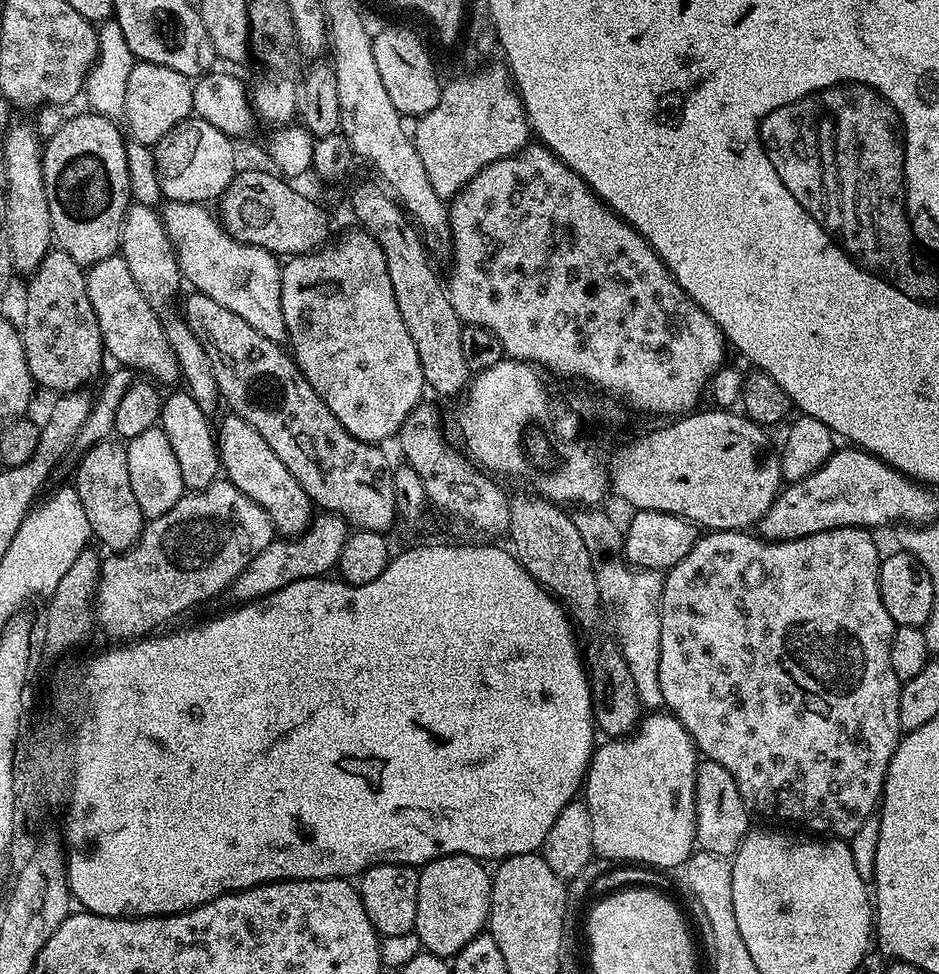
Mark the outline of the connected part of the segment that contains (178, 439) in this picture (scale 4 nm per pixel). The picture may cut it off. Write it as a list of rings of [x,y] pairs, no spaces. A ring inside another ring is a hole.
[[[186,390],[172,392],[163,397],[160,405],[160,423],[158,427],[170,438],[170,447],[182,473],[185,489],[199,490],[210,486],[221,475],[220,449],[216,447],[216,432],[209,423],[209,415],[204,414],[194,398]]]

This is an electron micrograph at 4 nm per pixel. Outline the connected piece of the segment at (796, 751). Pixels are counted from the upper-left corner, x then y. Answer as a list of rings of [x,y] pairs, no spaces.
[[[831,528],[822,530],[818,534],[810,534],[806,538],[794,538],[793,540],[778,540],[769,542],[759,535],[753,536],[747,531],[739,532],[714,532],[709,531],[697,539],[696,544],[673,568],[667,569],[664,585],[662,586],[662,602],[660,603],[660,613],[662,614],[662,658],[658,662],[658,682],[662,686],[663,707],[671,715],[682,722],[682,726],[690,734],[690,738],[696,744],[697,753],[703,759],[718,762],[718,766],[726,766],[730,772],[730,778],[738,786],[738,794],[742,794],[744,805],[753,813],[760,816],[781,816],[784,820],[793,820],[796,824],[805,824],[808,828],[813,828],[816,834],[831,834],[836,838],[850,838],[862,826],[862,822],[873,819],[877,811],[880,798],[884,795],[884,779],[888,773],[888,763],[894,754],[894,750],[902,739],[902,729],[898,718],[898,702],[900,701],[900,690],[902,682],[894,674],[894,666],[890,666],[890,642],[895,634],[897,624],[890,618],[886,606],[880,597],[880,562],[882,552],[876,549],[876,544],[872,541],[873,533],[867,528]]]

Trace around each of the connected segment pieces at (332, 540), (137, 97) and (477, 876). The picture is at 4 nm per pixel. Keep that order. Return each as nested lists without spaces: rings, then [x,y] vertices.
[[[324,512],[313,519],[308,531],[291,538],[276,538],[262,550],[244,568],[244,573],[231,586],[230,595],[233,601],[247,602],[256,600],[259,596],[268,596],[271,592],[282,590],[282,586],[290,586],[290,582],[298,582],[306,578],[324,576],[337,567],[340,562],[342,546],[346,546],[350,535],[348,521],[335,512]]]
[[[133,63],[130,82],[126,82],[126,106],[122,117],[123,123],[128,123],[127,135],[137,144],[155,146],[175,124],[193,115],[192,90],[189,77],[178,74],[178,70],[170,70],[170,66]]]
[[[443,856],[419,869],[418,914],[414,933],[423,951],[441,958],[455,958],[476,936],[485,931],[492,901],[489,869],[472,856]]]

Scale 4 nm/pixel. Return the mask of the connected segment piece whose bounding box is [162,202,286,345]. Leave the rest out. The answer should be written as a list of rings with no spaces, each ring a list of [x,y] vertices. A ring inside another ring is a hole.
[[[168,202],[163,205],[162,219],[176,251],[181,277],[187,283],[189,280],[195,291],[214,298],[218,306],[234,310],[234,314],[250,322],[258,334],[283,345],[286,333],[282,318],[281,261],[265,248],[238,242],[220,223],[219,215],[210,209],[203,204]]]

